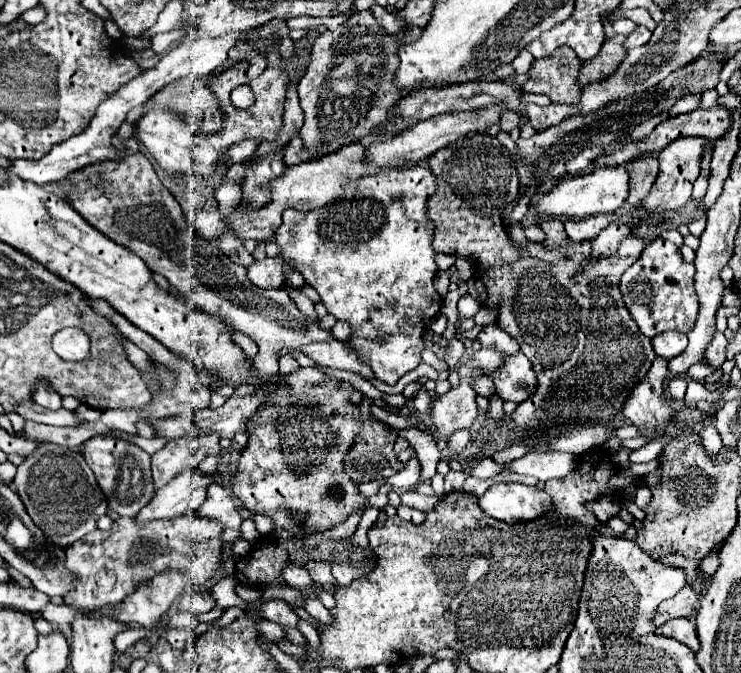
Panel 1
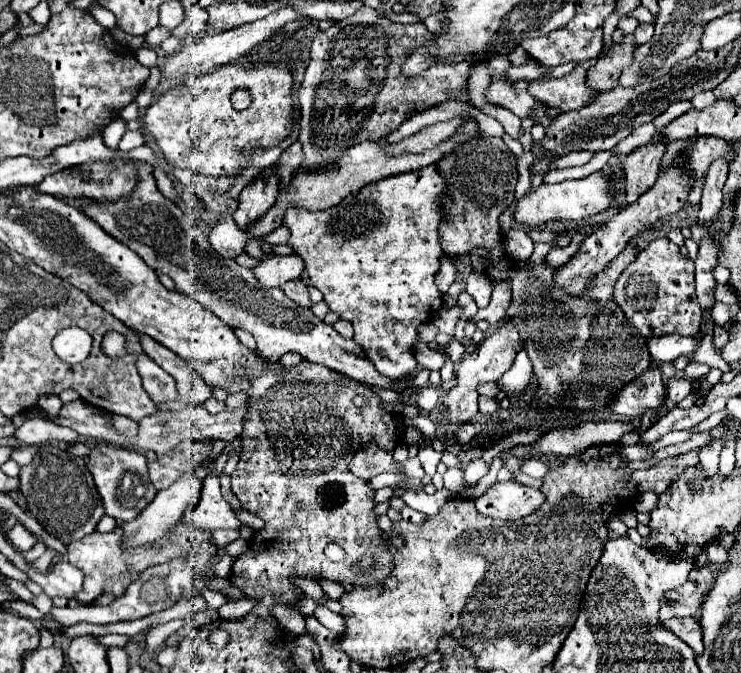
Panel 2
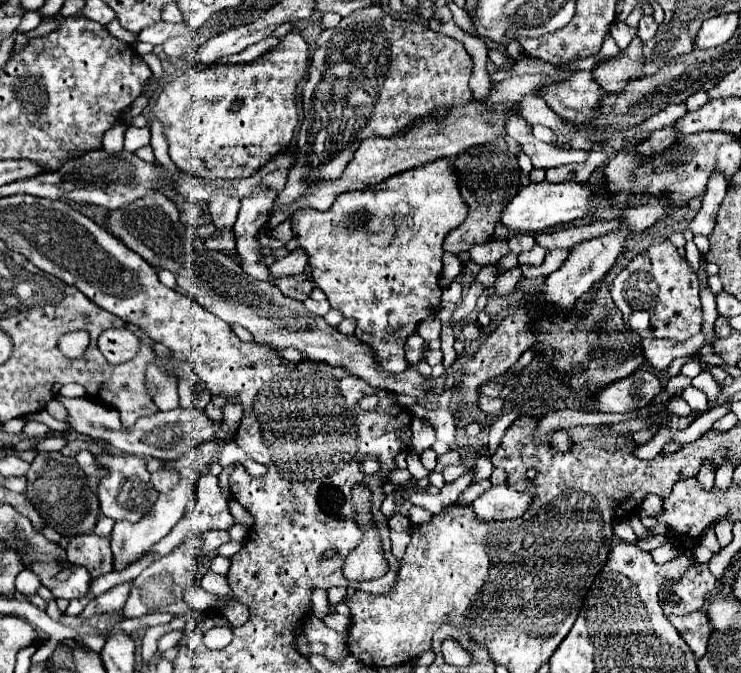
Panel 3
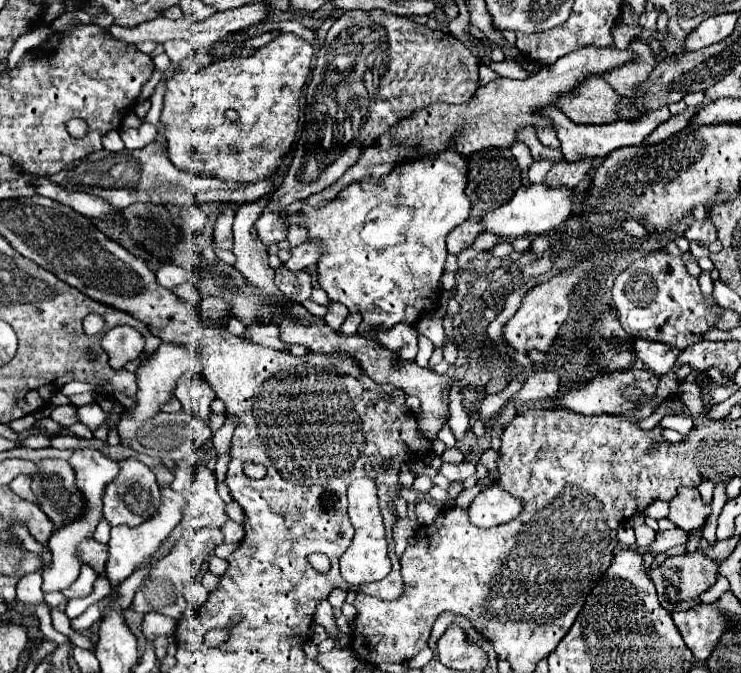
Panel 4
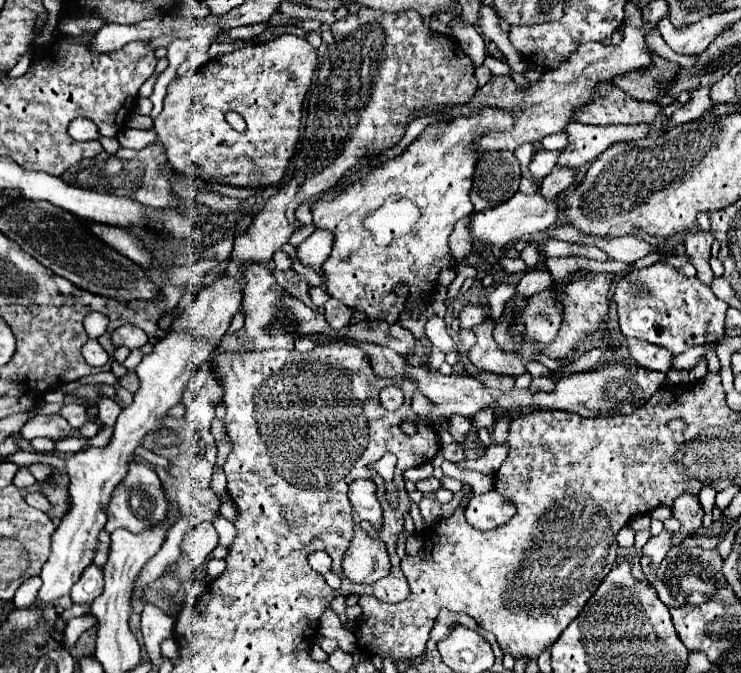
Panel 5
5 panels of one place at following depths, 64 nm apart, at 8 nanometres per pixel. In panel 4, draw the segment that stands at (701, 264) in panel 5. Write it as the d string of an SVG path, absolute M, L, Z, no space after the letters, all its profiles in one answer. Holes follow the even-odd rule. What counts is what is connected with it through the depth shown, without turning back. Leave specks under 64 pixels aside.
M708 202L706 204L706 220L704 222L698 222L698 220L694 220L690 226L688 226L688 230L684 232L684 236L690 240L690 242L704 242L704 244L708 244L708 242L714 242L716 240L716 228L714 228L714 224L712 224L712 220L710 220L710 210L712 210L712 202ZM702 272L700 278L700 290L704 292L704 296L708 296L708 304L716 304L716 300L712 300L712 280L710 280L710 272Z

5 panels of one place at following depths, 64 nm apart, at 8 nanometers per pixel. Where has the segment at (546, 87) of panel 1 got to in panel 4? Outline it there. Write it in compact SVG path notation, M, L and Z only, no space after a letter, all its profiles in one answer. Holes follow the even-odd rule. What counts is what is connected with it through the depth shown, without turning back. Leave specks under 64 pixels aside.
M600 78L584 80L572 96L560 100L560 108L576 124L608 124L618 120L620 96Z

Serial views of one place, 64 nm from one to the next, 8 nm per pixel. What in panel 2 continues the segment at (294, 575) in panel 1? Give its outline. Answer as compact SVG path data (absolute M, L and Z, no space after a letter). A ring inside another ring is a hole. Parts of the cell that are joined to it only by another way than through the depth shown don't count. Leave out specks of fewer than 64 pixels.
M290 576L292 584L298 586L304 594L308 594L310 598L316 600L316 604L322 604L322 598L324 598L324 590L320 588L320 584L316 580L310 580L310 578L302 578L302 576Z

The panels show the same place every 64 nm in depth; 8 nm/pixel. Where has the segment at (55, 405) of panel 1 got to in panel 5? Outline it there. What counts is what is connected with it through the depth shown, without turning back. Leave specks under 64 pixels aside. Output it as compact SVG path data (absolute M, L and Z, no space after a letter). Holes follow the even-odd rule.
M64 404L58 414L60 414L72 428L80 428L84 422L88 422L86 406L80 406L80 404Z

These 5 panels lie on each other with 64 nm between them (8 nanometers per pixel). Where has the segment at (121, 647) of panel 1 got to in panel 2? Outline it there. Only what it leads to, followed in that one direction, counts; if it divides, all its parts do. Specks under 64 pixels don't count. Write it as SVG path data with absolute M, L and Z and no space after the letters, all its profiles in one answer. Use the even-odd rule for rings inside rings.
M107 634L98 638L98 641L103 646L119 646L125 647L127 642L129 641L129 637L126 635L119 635L119 634Z

